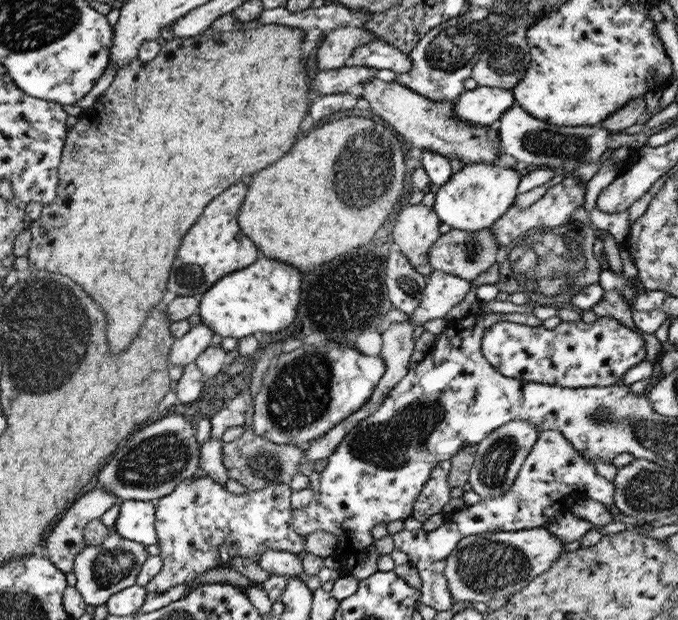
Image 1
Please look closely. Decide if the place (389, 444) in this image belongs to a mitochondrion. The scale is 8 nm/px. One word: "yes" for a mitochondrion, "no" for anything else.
yes

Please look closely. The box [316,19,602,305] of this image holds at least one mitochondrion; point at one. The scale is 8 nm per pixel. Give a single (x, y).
(365, 172)

